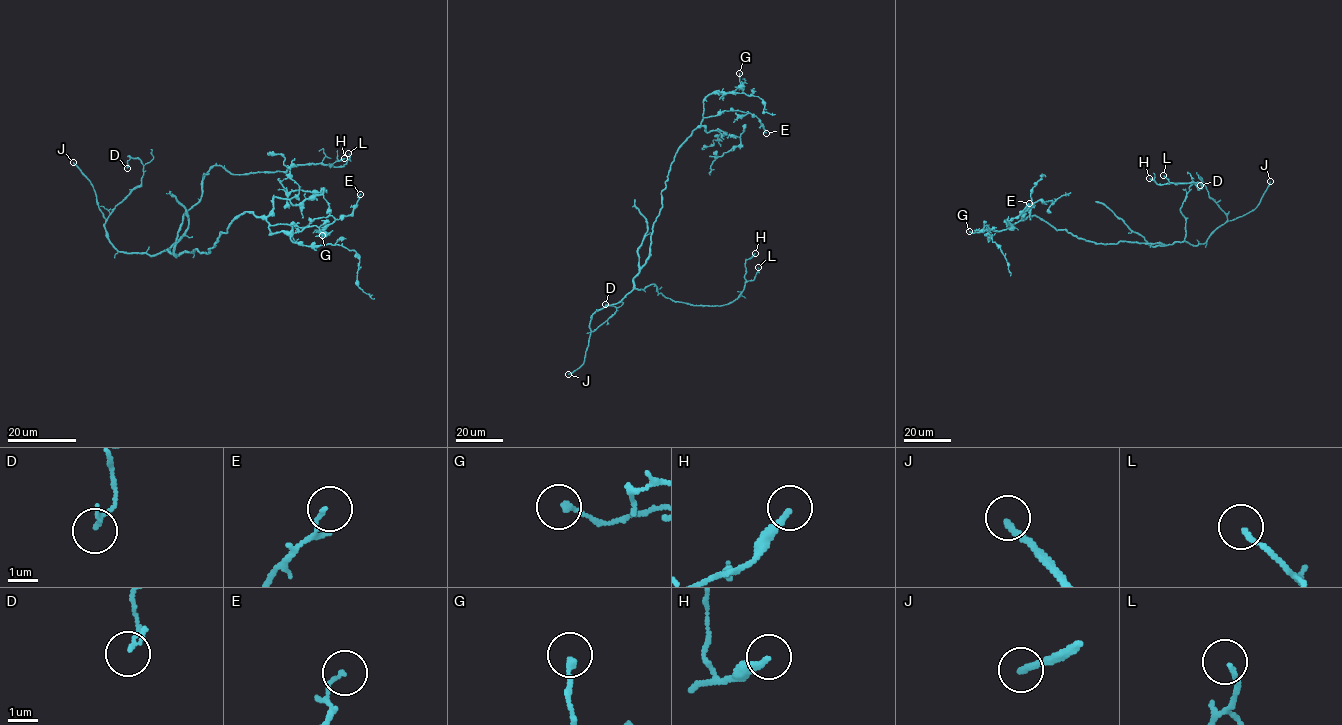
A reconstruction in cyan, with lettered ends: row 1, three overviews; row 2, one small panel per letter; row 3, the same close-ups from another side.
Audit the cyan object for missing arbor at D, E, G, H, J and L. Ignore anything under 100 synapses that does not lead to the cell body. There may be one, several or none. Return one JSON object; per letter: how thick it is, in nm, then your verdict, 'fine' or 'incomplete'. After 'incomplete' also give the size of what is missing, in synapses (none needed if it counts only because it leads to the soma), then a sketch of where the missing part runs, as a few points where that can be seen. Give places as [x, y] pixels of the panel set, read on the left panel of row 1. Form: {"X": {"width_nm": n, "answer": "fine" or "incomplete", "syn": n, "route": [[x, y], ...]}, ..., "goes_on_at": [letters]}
{"D": {"width_nm": 130, "answer": "fine"}, "E": {"width_nm": 110, "answer": "fine"}, "G": {"width_nm": 200, "answer": "fine"}, "H": {"width_nm": 180, "answer": "fine"}, "J": {"width_nm": 240, "answer": "incomplete", "route": [[73, 162], [50, 135], [33, 122]]}, "L": {"width_nm": 130, "answer": "fine"}, "goes_on_at": ["J"]}

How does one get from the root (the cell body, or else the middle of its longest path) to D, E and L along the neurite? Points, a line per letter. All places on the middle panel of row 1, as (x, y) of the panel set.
D: (652, 229), (649, 257), (633, 278), (633, 289), (617, 303), (593, 314), (592, 331), (616, 311), (605, 304)
E: (652, 229), (662, 206), (661, 193), (675, 153), (704, 117), (724, 111), (748, 111), (759, 119), (766, 133)
L: (652, 229), (649, 257), (633, 278), (638, 290), (654, 284), (675, 302), (722, 306), (739, 296), (758, 267)

